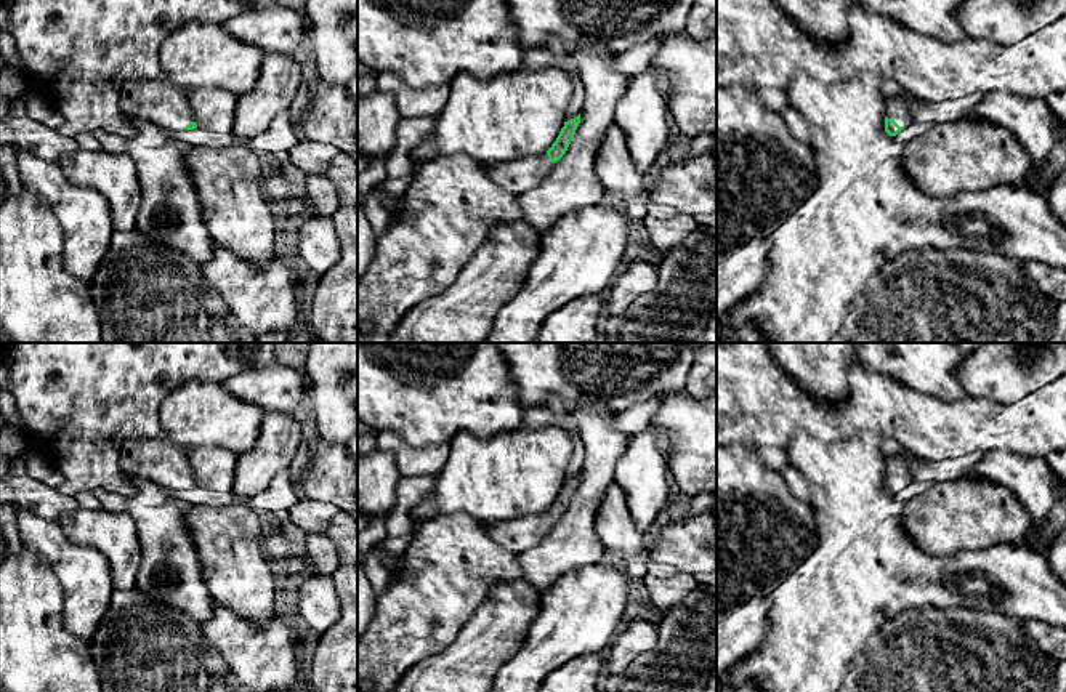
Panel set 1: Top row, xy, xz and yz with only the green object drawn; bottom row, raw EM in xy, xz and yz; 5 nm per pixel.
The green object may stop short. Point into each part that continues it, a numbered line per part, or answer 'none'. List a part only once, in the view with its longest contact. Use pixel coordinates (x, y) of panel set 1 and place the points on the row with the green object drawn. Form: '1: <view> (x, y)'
1: yz (898, 108)

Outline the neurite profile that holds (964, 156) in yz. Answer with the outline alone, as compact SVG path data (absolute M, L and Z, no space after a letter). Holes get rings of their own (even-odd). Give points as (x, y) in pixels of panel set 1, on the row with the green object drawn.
M963 117L931 125L925 135L904 144L902 167L927 194L952 197L1028 183L1032 159L1011 131Z

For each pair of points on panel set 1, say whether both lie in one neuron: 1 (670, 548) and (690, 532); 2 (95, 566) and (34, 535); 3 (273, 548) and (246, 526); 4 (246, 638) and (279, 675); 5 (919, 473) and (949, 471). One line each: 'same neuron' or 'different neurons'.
1: same neuron
2: same neuron
3: different neurons
4: same neuron
5: same neuron

